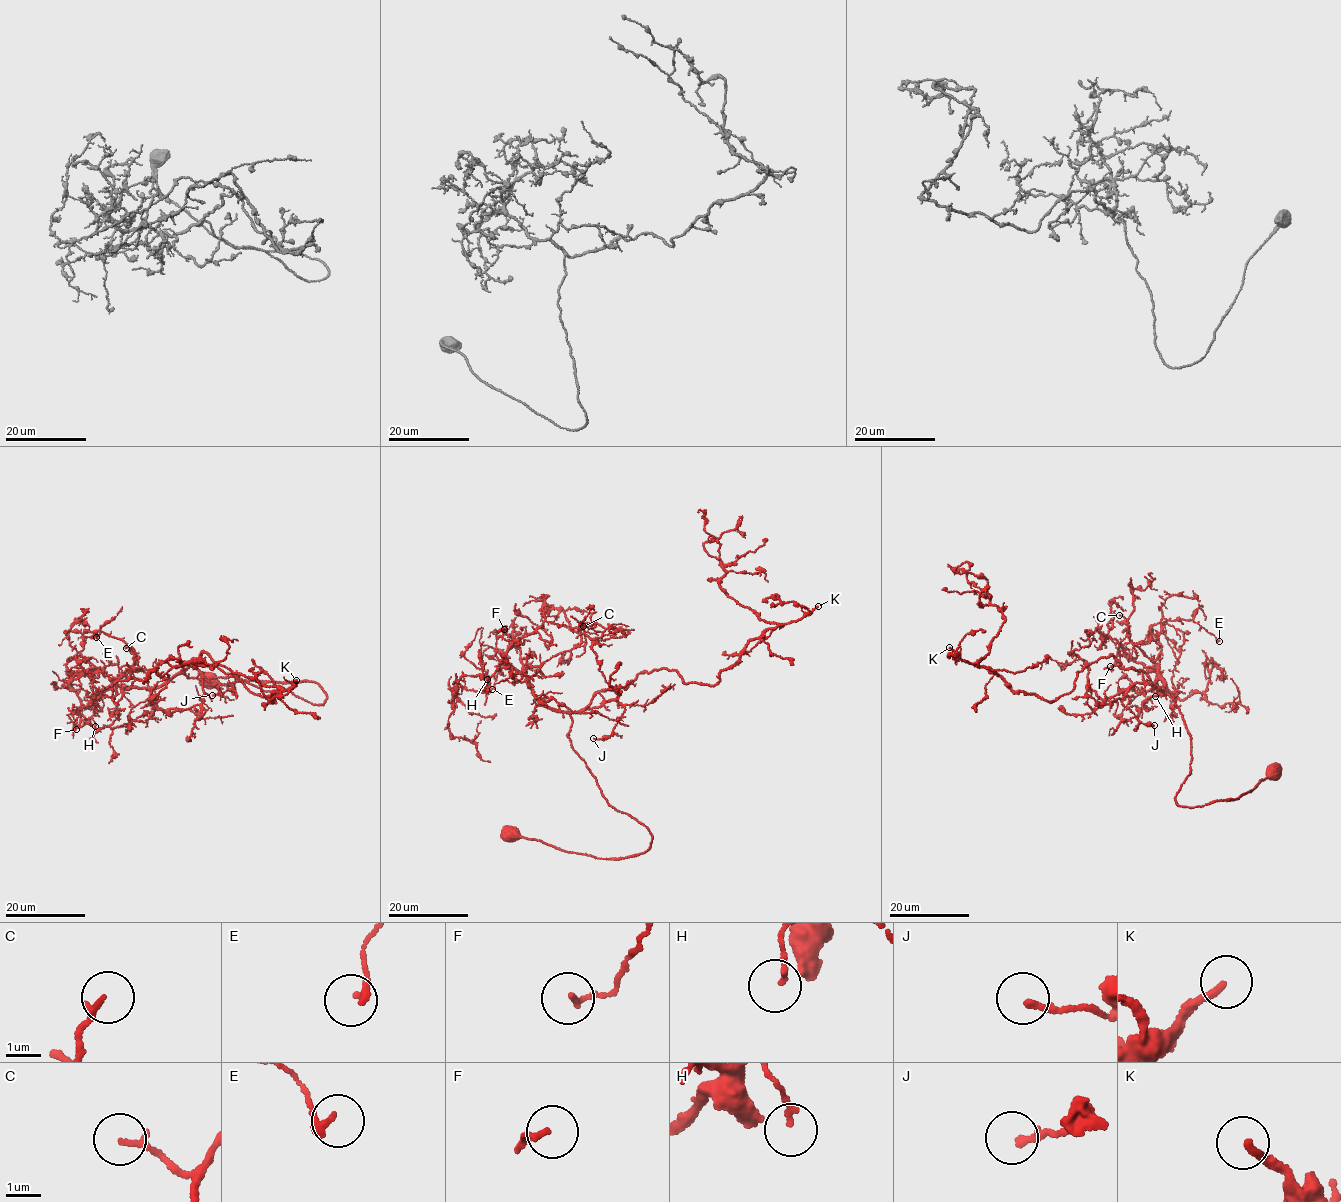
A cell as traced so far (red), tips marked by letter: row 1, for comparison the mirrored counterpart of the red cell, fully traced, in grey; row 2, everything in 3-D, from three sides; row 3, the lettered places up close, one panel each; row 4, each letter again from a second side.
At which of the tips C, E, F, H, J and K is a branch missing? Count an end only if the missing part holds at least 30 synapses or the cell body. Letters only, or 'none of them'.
C, J, K

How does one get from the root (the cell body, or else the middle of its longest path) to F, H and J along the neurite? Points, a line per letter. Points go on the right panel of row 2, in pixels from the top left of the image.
F: (1275, 773), (1237, 799), (1178, 805), (1192, 747), (1178, 707), (1157, 667), (1135, 662), (1125, 647), (1110, 666)
H: (1275, 773), (1237, 799), (1178, 805), (1191, 739), (1158, 667), (1155, 696)
J: (1275, 773), (1237, 799), (1178, 805), (1191, 771), (1190, 736), (1170, 695), (1137, 683), (1122, 704), (1154, 725)

